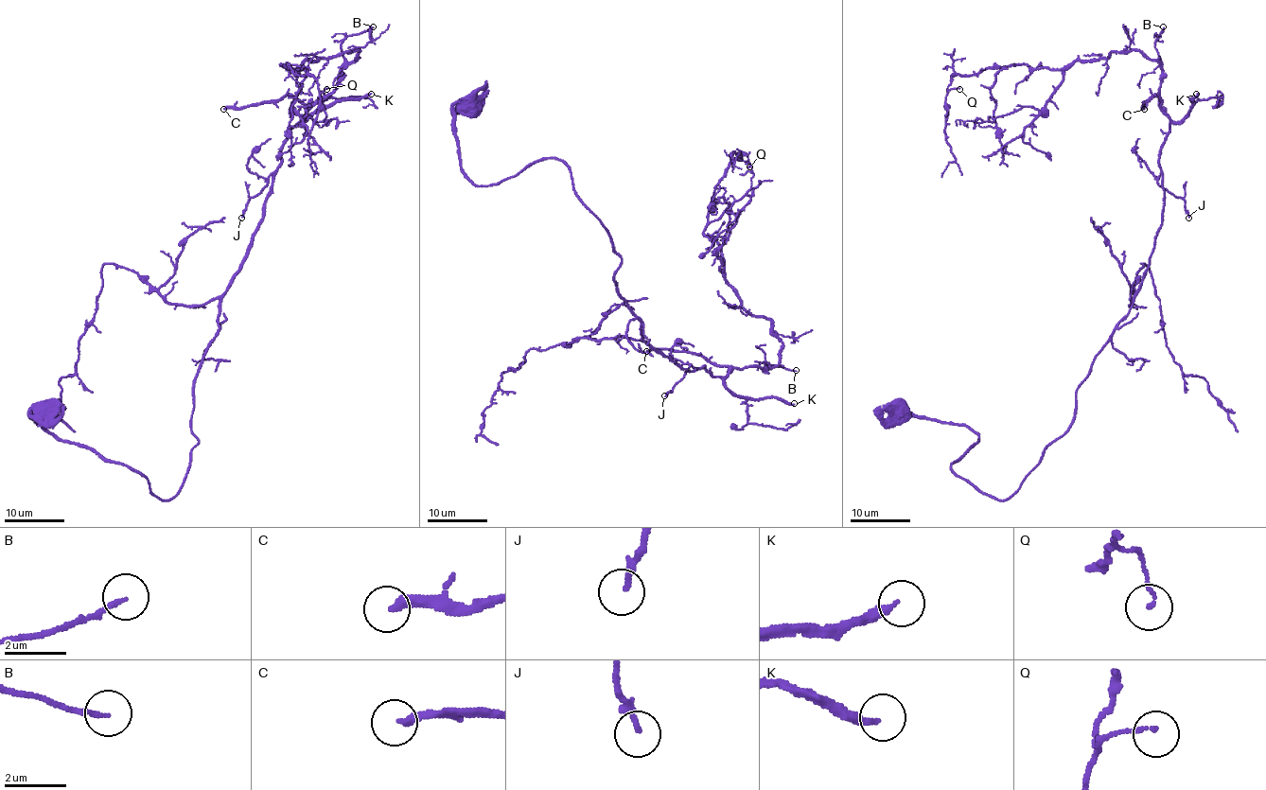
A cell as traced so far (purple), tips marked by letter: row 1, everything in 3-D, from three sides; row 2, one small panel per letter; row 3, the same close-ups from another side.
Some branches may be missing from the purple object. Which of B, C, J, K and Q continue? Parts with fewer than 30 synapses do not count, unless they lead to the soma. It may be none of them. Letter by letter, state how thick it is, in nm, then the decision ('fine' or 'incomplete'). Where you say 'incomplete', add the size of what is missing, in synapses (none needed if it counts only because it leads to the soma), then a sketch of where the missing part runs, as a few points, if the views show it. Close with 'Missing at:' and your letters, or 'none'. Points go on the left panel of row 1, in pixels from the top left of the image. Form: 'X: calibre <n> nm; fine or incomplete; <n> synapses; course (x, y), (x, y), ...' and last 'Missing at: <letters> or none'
B: calibre 130 nm; fine
C: calibre 280 nm; incomplete; 200 synapses; course (223, 109), (190, 84), (195, 49), (220, 39), (244, 105), (272, 127), (305, 127)
J: calibre 170 nm; fine
K: calibre 200 nm; incomplete; 150 synapses
Q: calibre 130 nm; fine
Missing at: C, K

